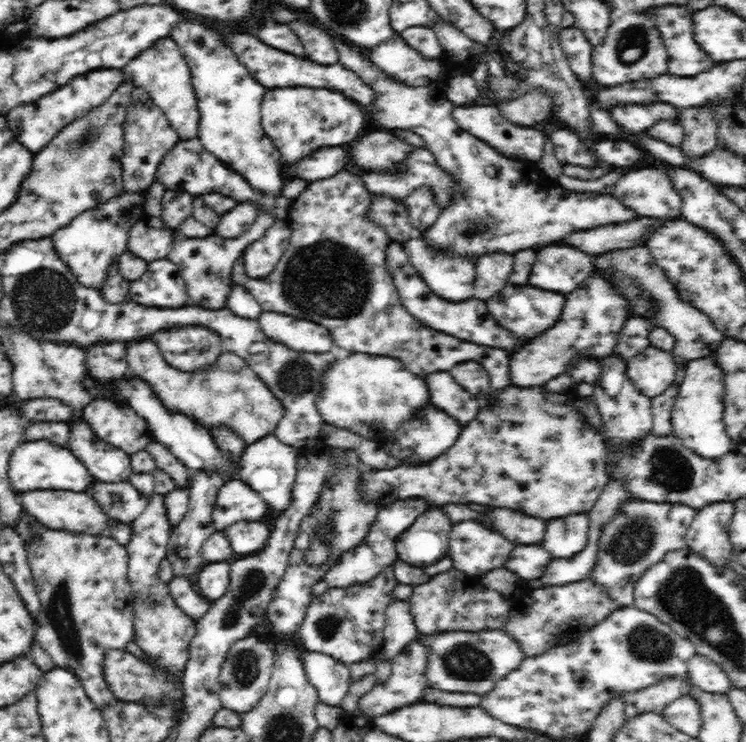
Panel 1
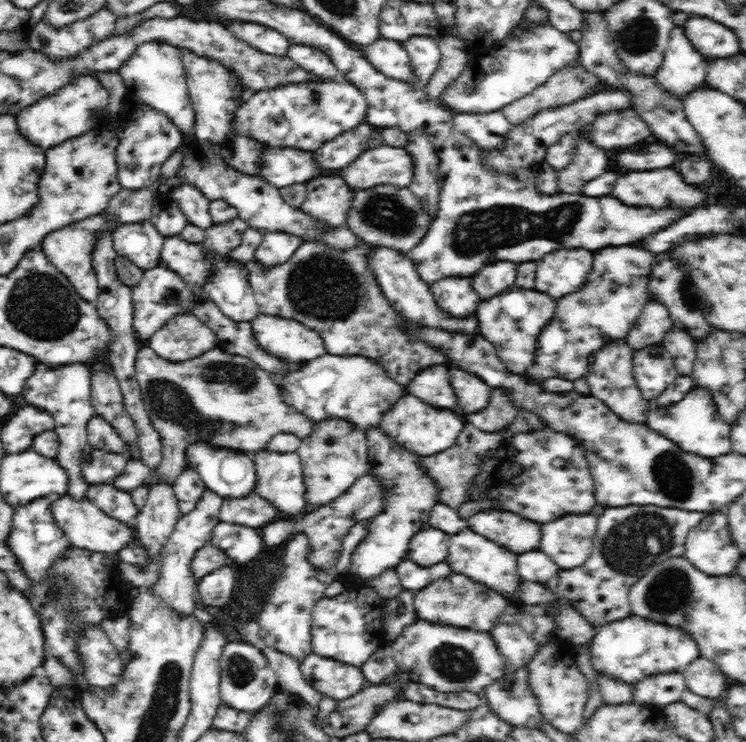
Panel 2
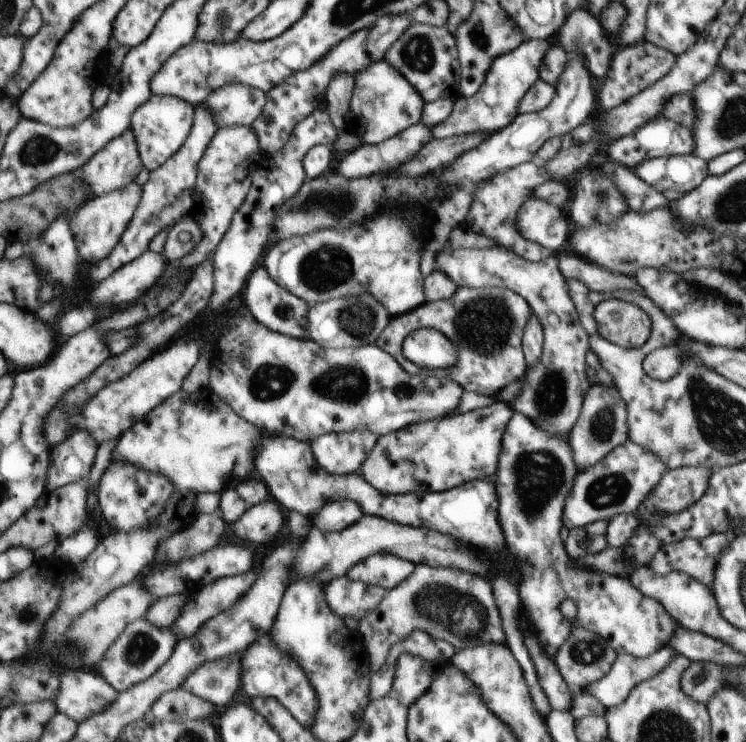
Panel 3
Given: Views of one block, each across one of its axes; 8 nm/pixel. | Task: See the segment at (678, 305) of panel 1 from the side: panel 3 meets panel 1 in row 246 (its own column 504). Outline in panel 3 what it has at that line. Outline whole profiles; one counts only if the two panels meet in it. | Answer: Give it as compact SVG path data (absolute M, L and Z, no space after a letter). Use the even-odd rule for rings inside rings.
M416 565L407 579L385 592L375 610L360 618L358 631L365 641L373 672L377 672L383 666L392 644L416 630L422 630L435 640L444 640L452 644L457 651L485 643L507 647L489 580L483 580L483 577L473 573L459 572L457 569L431 568L431 566Z

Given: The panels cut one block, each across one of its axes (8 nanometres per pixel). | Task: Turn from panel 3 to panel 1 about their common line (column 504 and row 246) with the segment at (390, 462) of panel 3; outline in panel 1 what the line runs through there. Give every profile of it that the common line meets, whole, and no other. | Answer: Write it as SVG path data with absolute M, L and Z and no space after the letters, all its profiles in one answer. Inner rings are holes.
M420 236L408 239L402 245L404 252L409 256L409 262L421 274L421 280L429 286L437 297L456 302L473 298L473 282L476 278L476 267L470 258L456 257L456 254L430 249L428 242L424 241L424 238L420 238Z

